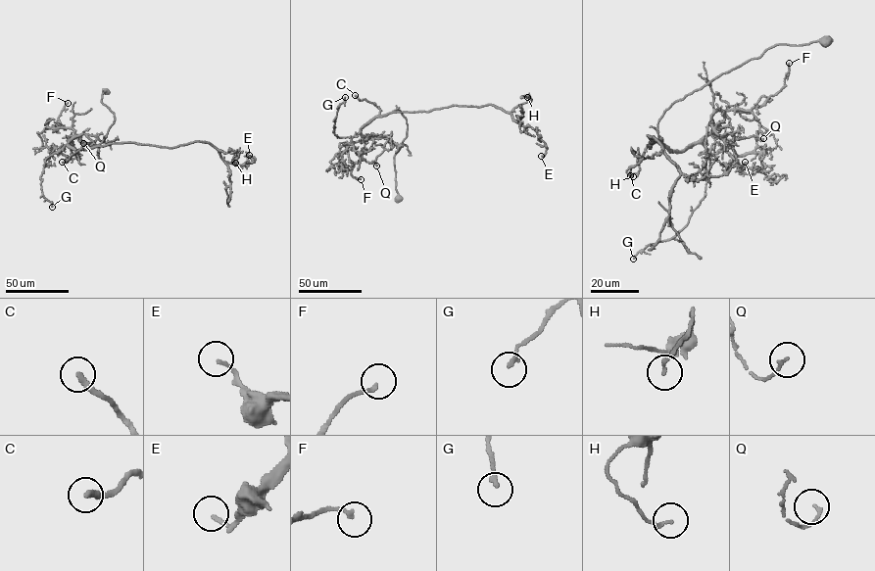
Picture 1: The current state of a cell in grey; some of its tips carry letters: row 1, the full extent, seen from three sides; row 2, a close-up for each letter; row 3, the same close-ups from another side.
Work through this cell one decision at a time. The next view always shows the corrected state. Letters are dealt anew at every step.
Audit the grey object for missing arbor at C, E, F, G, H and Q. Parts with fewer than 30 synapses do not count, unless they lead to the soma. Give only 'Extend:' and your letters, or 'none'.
Extend: none

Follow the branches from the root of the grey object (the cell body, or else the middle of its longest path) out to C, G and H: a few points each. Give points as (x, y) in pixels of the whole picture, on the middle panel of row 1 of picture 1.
C: (399, 198), (394, 156), (407, 136), (407, 118), (399, 110), (379, 116), (373, 103), (355, 95)
G: (399, 198), (394, 156), (407, 136), (406, 118), (395, 110), (354, 136), (339, 137), (333, 131), (345, 97)
H: (399, 198), (394, 156), (408, 124), (399, 110), (393, 111), (492, 104), (510, 113), (529, 101), (527, 97)

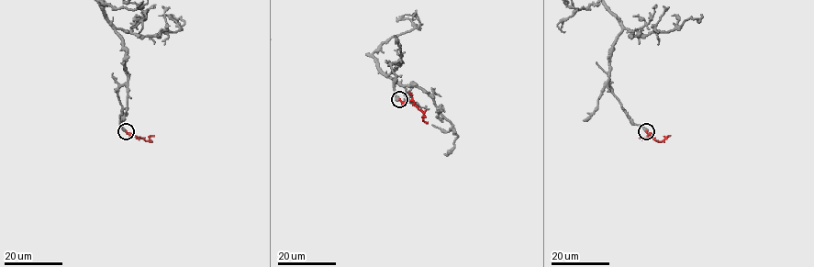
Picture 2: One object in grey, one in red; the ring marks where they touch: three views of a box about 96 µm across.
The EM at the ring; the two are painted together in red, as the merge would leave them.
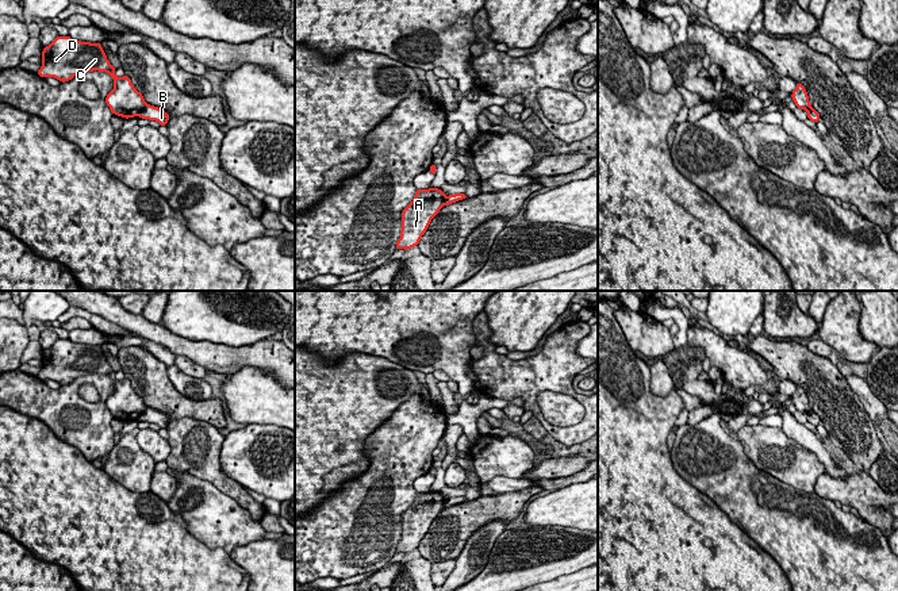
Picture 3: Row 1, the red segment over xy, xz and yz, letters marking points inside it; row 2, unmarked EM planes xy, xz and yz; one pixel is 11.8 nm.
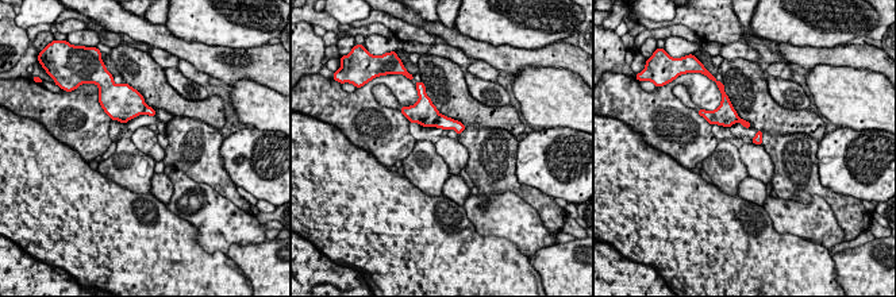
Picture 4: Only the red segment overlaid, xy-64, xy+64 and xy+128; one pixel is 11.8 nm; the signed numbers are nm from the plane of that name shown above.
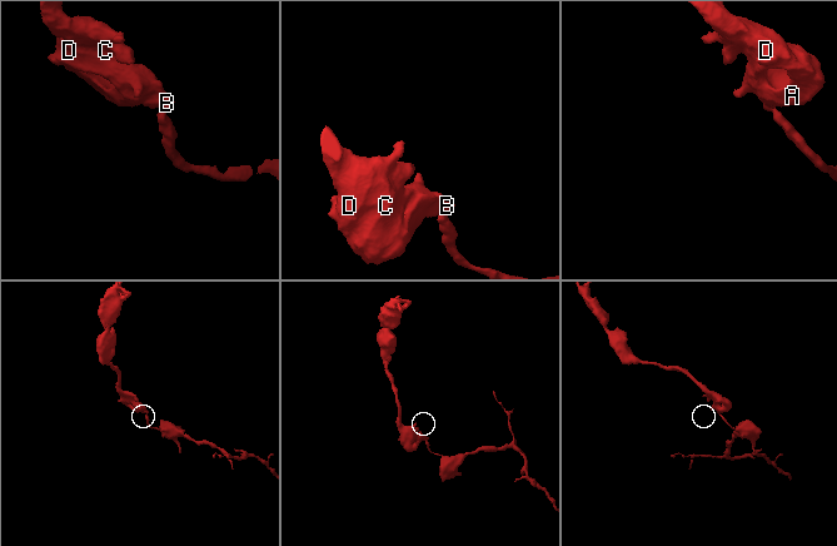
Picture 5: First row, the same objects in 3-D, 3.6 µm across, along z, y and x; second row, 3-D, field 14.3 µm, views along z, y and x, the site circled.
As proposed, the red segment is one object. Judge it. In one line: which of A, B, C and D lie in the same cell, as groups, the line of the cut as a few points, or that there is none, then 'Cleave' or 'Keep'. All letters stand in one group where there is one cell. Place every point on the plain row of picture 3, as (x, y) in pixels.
Groups: A C D / B. Split along xy (146, 407), (138, 415). Cleave

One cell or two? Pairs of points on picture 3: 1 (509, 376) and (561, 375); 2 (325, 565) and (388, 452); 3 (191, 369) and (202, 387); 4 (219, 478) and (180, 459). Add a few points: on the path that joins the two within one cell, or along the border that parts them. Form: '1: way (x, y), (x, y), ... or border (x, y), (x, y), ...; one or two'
1: way (522, 376), (548, 375); one
2: way (344, 537), (365, 514), (365, 488), (373, 480); one
3: border (173, 364), (185, 373), (202, 379); two
4: way (210, 469), (199, 459), (190, 459); one

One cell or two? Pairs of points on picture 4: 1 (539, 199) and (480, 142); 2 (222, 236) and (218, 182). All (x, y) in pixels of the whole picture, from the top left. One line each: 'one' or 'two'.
1: one
2: two

